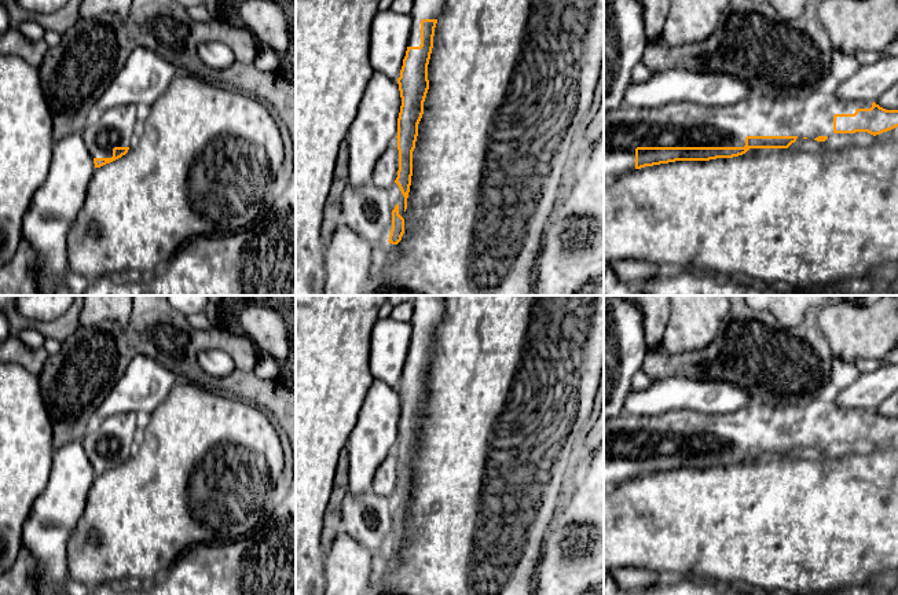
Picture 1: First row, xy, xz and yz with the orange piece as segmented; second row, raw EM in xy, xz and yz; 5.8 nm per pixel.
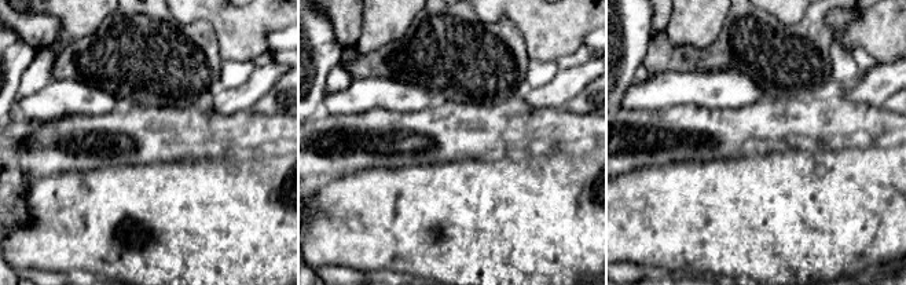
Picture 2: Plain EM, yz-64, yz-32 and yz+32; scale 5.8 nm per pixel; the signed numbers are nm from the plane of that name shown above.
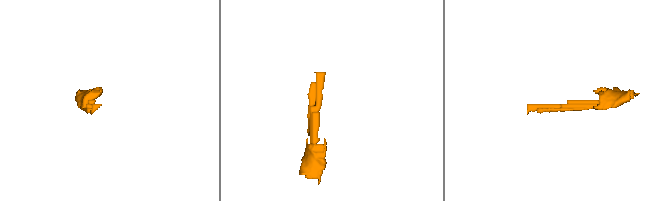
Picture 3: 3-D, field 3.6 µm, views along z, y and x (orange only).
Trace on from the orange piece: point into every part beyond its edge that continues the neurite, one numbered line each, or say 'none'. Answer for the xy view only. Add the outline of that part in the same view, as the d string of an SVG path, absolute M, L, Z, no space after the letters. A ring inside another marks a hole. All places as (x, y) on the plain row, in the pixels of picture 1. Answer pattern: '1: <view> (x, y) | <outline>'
1: xy (113, 436) | M124 412L96 422L81 438L91 466L111 466L114 455L129 455L135 434L135 414Z

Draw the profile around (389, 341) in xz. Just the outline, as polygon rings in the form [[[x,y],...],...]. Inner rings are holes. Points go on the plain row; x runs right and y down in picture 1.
[[[385,317],[377,320],[370,335],[370,372],[393,389],[400,385],[411,333],[410,322]]]

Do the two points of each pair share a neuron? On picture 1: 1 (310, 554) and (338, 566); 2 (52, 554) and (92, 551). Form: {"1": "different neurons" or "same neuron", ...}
{"1": "different neurons", "2": "different neurons"}

